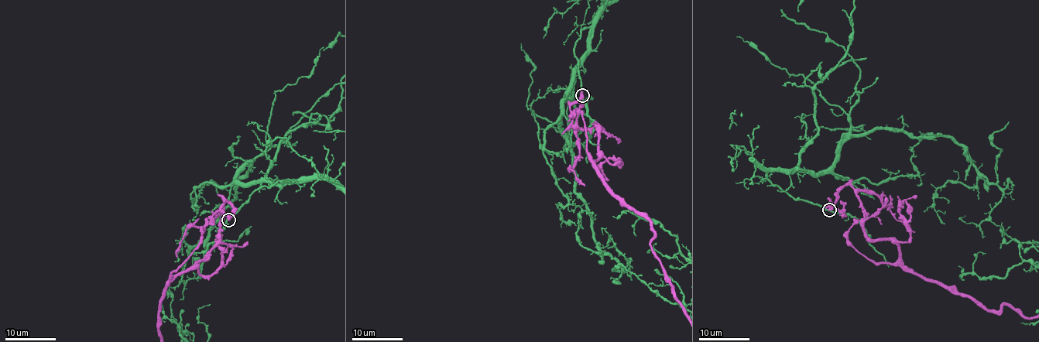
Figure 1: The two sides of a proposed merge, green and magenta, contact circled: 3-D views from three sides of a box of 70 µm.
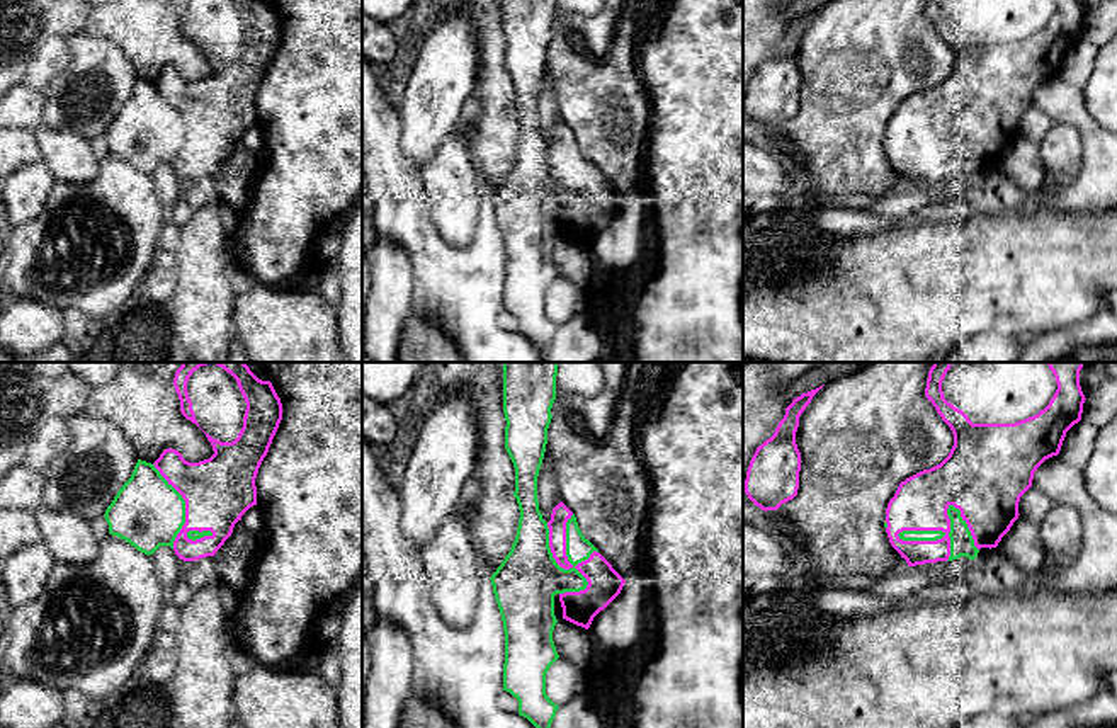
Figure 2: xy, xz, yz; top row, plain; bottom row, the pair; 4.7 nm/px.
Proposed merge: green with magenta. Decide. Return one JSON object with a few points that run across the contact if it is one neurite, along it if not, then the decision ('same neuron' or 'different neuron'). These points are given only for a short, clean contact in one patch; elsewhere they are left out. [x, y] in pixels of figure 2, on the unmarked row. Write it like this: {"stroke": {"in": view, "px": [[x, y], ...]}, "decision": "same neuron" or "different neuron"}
{"decision": "different neuron"}

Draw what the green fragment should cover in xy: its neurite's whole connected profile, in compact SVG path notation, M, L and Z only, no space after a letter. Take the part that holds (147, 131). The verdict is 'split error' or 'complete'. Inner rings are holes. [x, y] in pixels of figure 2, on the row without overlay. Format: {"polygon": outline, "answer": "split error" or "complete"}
{"polygon": "M138 78L131 97L104 133L109 153L145 173L170 165L185 143L185 119L155 83Z", "answer": "complete"}

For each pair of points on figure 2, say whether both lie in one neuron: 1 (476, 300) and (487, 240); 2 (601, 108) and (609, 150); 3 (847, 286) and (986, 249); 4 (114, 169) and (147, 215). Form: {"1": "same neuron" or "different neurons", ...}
{"1": "same neuron", "2": "same neuron", "3": "same neuron", "4": "same neuron"}

